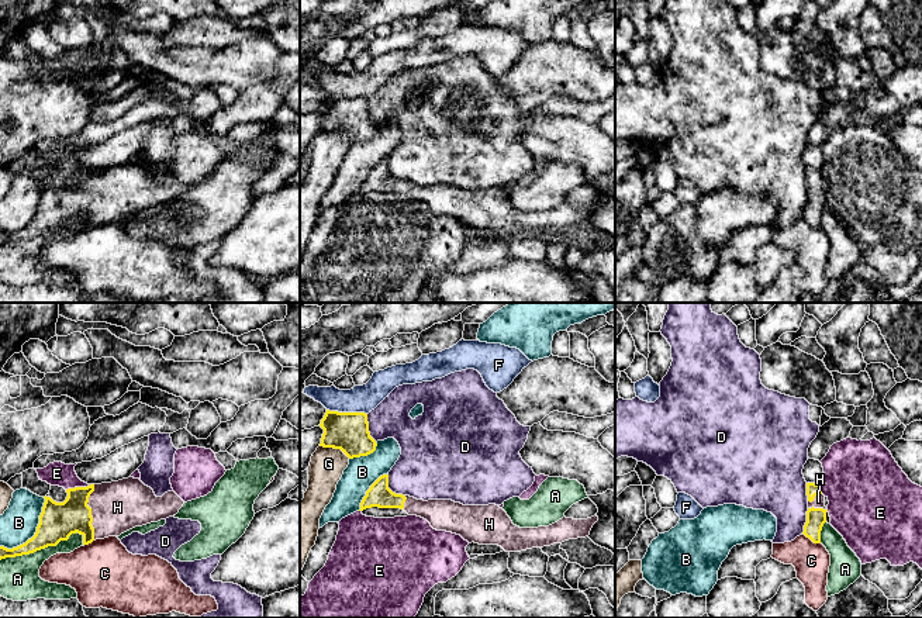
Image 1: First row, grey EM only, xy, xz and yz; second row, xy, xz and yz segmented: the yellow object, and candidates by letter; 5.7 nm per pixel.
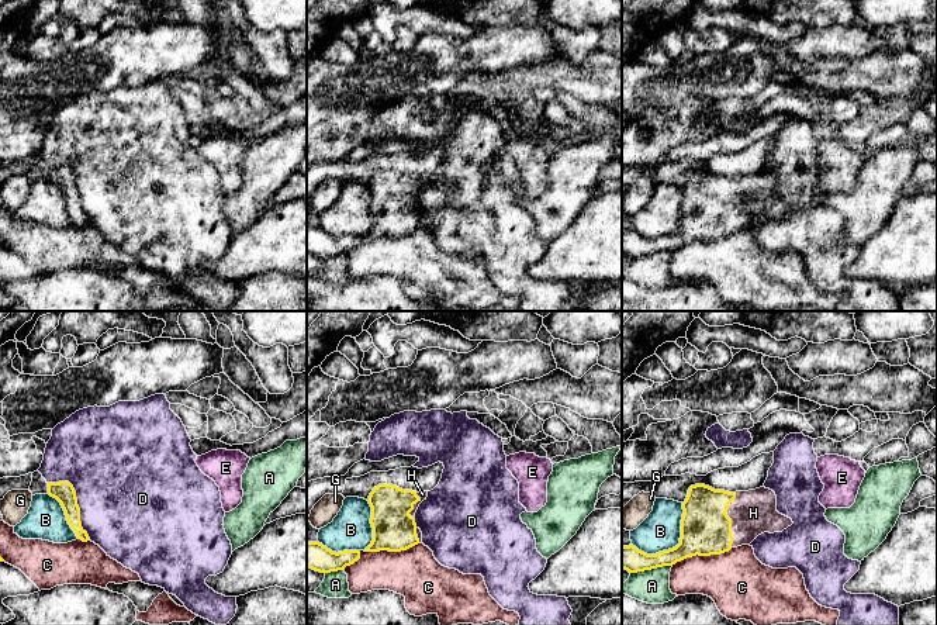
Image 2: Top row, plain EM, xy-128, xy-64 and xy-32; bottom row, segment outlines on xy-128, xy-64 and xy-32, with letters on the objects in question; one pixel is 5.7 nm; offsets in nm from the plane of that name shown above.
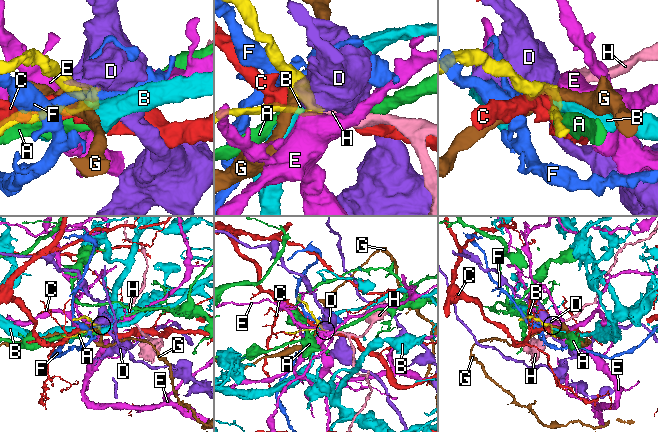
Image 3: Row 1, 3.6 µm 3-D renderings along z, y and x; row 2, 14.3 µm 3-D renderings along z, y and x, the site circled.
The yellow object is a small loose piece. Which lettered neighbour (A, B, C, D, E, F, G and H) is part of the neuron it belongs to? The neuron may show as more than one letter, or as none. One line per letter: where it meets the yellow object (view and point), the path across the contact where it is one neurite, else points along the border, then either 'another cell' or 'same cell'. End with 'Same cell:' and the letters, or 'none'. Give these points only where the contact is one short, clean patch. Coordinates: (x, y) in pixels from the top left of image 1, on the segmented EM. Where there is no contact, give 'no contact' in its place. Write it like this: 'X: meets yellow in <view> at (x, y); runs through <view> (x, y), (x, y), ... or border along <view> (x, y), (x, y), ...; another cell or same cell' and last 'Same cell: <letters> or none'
A: meets yellow in xy at (41, 548); another cell
B: meets yellow in xy at (35, 532); another cell
C: meets yellow in yz at (811, 539); another cell
D: meets yellow in xz at (389, 489); another cell
E: meets yellow in xy at (78, 487); border along xy (90, 484), (66, 490); another cell
F: meets yellow in xz at (346, 413); another cell
G: meets yellow in xz at (335, 448); border along xz (320, 445), (339, 448), (349, 458); another cell
H: meets yellow in xy at (90, 513); runs through xy (58, 521), (78, 513), (90, 513), (117, 507); same cell
Same cell: H

